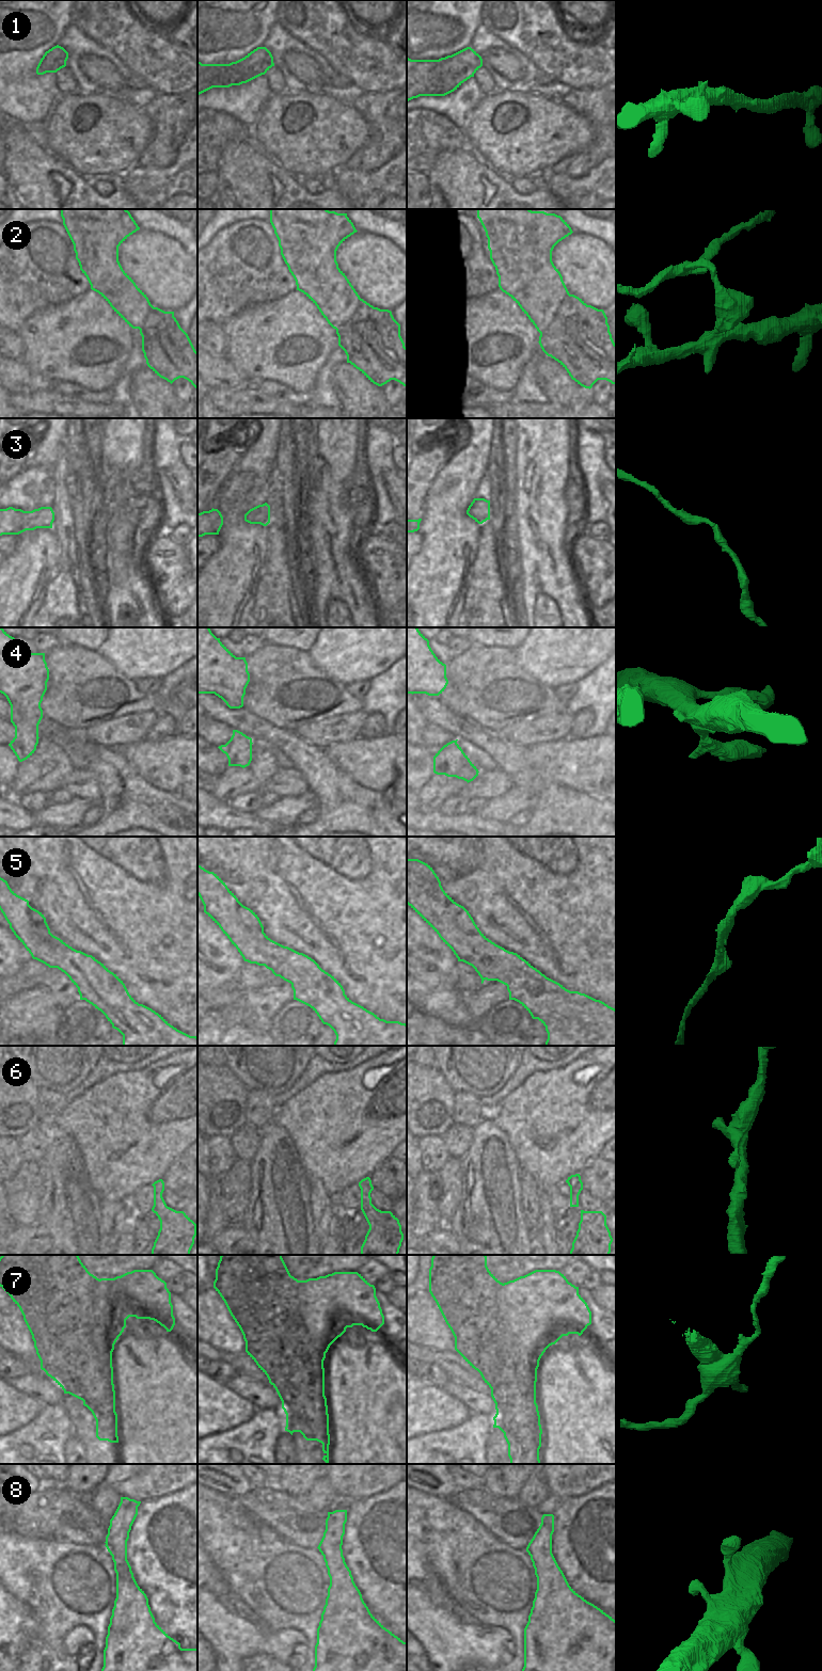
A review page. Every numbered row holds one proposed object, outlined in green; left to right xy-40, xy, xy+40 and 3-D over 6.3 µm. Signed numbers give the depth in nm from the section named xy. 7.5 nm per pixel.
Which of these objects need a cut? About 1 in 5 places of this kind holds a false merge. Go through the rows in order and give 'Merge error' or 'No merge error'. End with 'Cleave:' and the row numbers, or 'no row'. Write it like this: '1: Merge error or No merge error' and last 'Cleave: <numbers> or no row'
1: No merge error
2: Merge error
3: No merge error
4: No merge error
5: No merge error
6: No merge error
7: Merge error
8: No merge error
Cleave: 2, 7.

